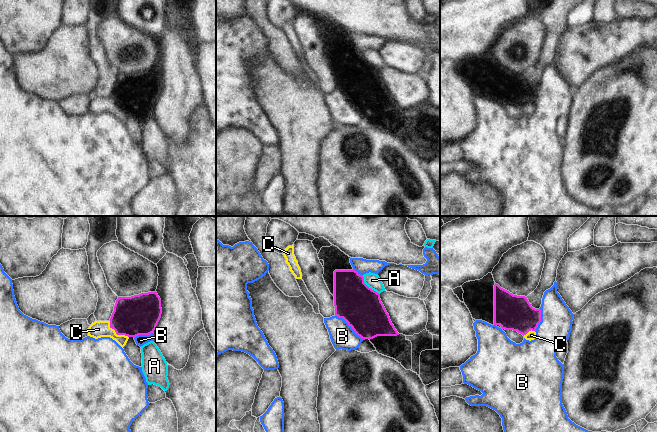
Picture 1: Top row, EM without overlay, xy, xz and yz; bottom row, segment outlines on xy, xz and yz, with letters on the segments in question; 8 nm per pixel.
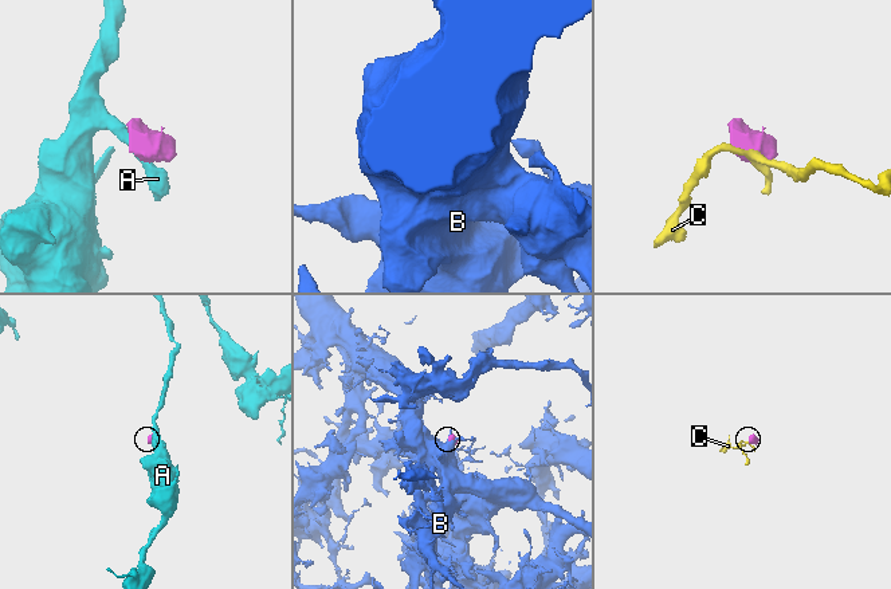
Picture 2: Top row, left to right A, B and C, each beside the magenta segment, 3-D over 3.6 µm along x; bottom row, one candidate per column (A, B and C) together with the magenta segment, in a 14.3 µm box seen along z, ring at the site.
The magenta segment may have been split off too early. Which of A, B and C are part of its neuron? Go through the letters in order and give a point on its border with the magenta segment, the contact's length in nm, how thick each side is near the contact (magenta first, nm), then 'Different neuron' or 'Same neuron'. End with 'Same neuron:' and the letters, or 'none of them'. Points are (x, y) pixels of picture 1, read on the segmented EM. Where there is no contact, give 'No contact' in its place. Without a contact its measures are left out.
A: Touches magenta at xz (367, 286). Shared border 220 nm. Thickness 340 nm (magenta) against 120 nm. Different neuron
B: Touches magenta at xz (350, 325). Shared border 300 nm. Thickness 340 nm (magenta) against 200 nm. Different neuron
C: Touches magenta at xy (116, 333). Shared border 200 nm. Thickness 320 nm (magenta) against 140 nm. Different neuron
Same neuron: none of them.

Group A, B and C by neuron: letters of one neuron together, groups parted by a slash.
A / B / C

